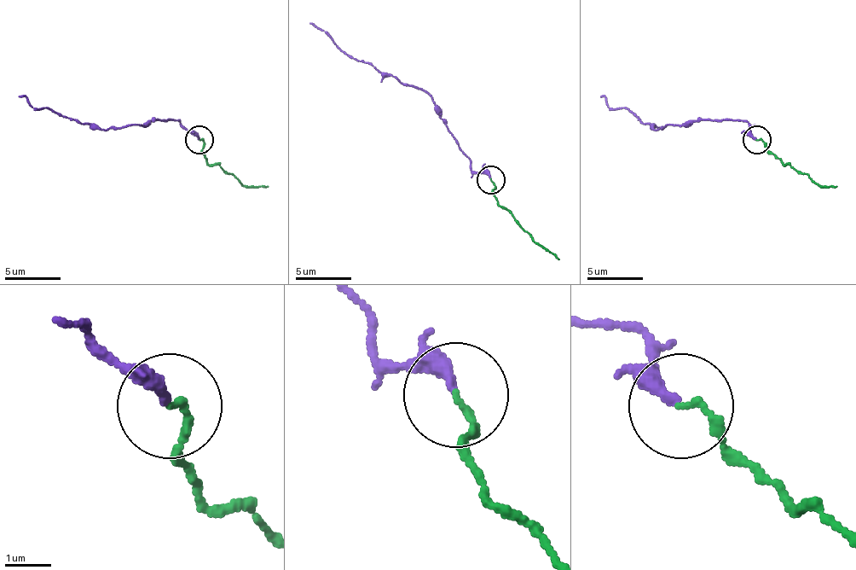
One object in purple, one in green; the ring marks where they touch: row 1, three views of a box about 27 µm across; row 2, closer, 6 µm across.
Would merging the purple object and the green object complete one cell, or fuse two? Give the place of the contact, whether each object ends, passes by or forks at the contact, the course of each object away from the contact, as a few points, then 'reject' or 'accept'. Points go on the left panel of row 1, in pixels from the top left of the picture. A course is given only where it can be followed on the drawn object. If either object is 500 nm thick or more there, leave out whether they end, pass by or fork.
(199, 140) | purple ends | green ends | purple via (197, 141), (177, 121), (149, 121), (107, 129), (90, 126), (34, 107), (17, 95) | green via (200, 141), (209, 163), (217, 163), (245, 185), (268, 185) | accept

